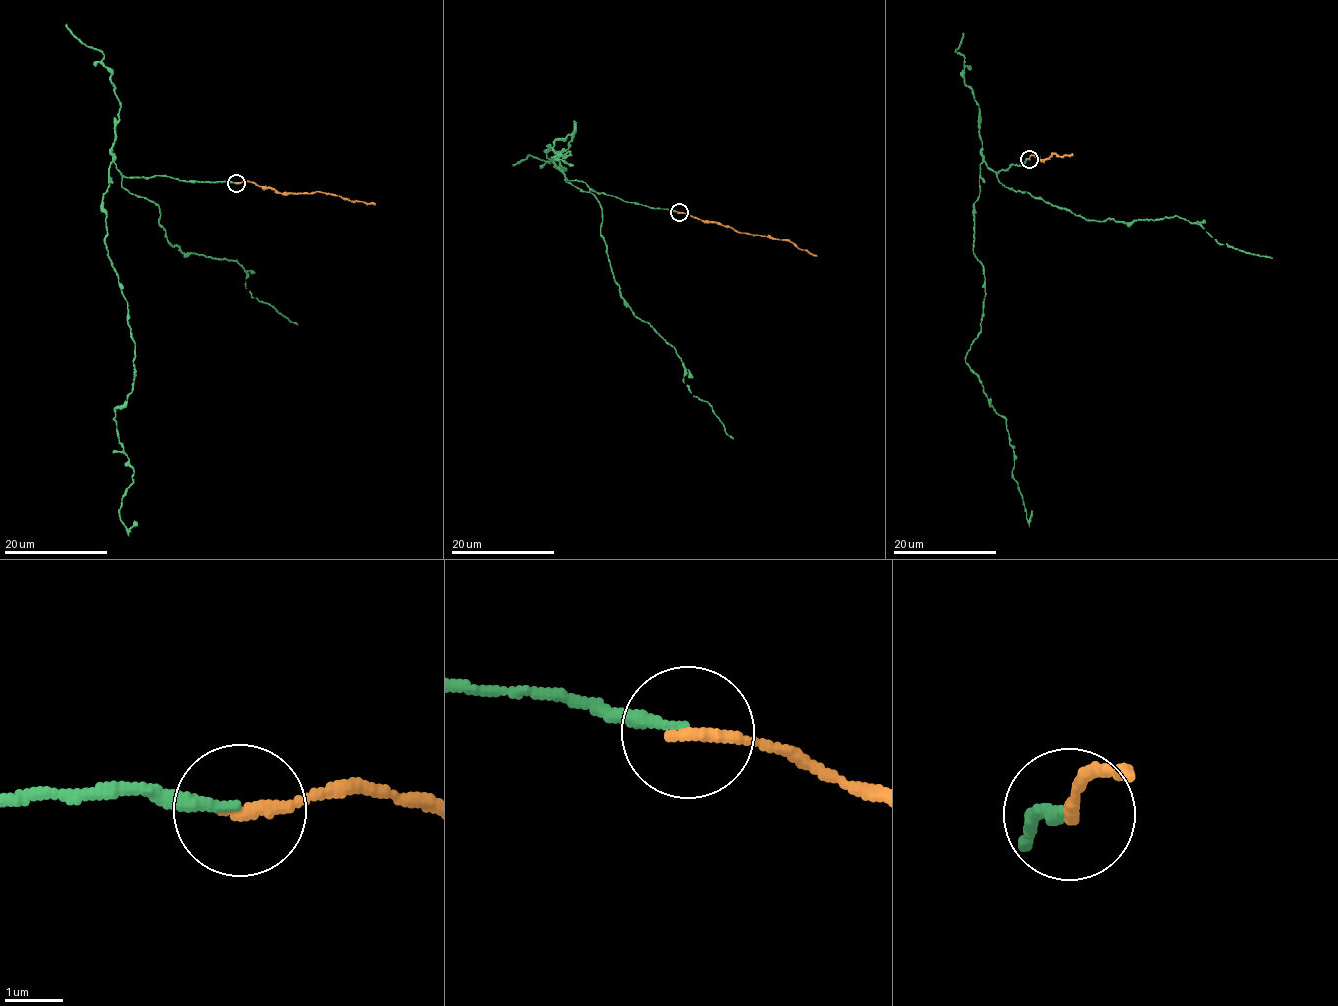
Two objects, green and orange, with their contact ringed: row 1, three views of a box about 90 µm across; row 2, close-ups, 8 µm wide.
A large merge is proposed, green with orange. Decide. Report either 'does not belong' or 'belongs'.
belongs

